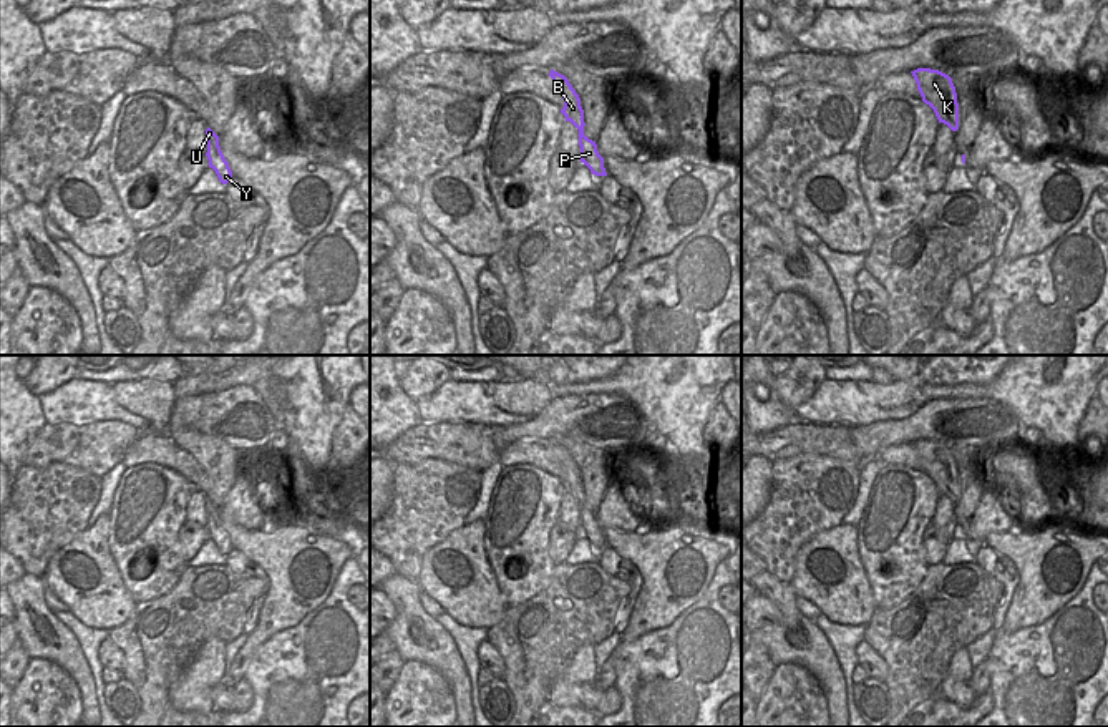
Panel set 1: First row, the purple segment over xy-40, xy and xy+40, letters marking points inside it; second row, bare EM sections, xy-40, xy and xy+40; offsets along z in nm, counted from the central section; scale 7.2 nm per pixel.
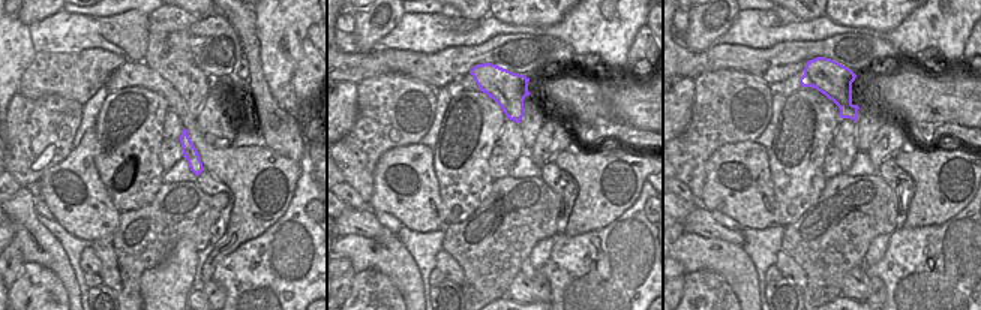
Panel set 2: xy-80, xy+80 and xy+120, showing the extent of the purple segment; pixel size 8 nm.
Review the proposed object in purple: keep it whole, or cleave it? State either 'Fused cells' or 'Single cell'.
Single cell.

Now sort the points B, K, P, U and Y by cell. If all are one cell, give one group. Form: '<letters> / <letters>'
B K P U Y

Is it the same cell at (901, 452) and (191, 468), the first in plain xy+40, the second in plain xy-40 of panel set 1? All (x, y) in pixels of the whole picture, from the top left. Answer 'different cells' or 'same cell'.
same cell

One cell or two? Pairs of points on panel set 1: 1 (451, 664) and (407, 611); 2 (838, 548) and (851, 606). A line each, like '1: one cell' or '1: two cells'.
1: one cell
2: one cell

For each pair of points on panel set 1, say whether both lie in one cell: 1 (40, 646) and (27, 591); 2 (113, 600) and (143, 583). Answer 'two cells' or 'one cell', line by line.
1: one cell
2: two cells

